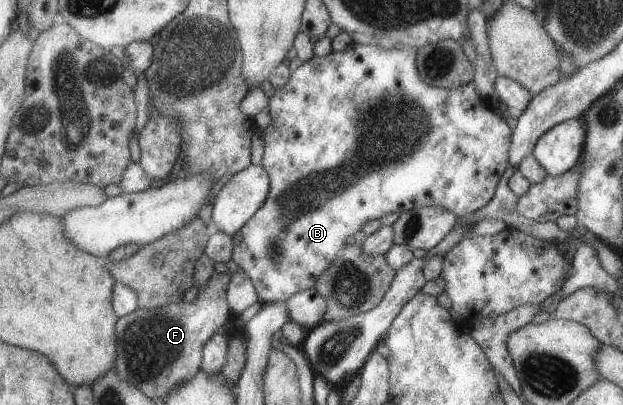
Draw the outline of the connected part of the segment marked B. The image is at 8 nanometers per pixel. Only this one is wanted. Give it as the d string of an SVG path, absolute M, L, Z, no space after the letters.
M352 43L339 52L331 50L322 57L311 56L299 68L290 71L285 86L274 89L273 96L269 98L265 108L270 114L271 122L261 133L263 156L260 165L268 174L267 198L255 211L255 214L235 234L230 236L232 238L232 260L247 274L261 304L284 302L296 292L315 289L317 278L339 256L340 250L346 247L346 238L359 232L363 224L369 220L381 218L390 212L401 214L406 210L437 205L439 208L449 210L457 218L461 218L467 214L473 214L475 210L485 206L493 198L499 178L503 174L503 170L509 166L507 152L509 152L509 138L511 138L512 131L504 118L479 98L479 94L473 86L473 80L457 89L441 89L425 84L417 76L417 70L415 70L417 68L416 54L415 47L385 50L378 46Z

